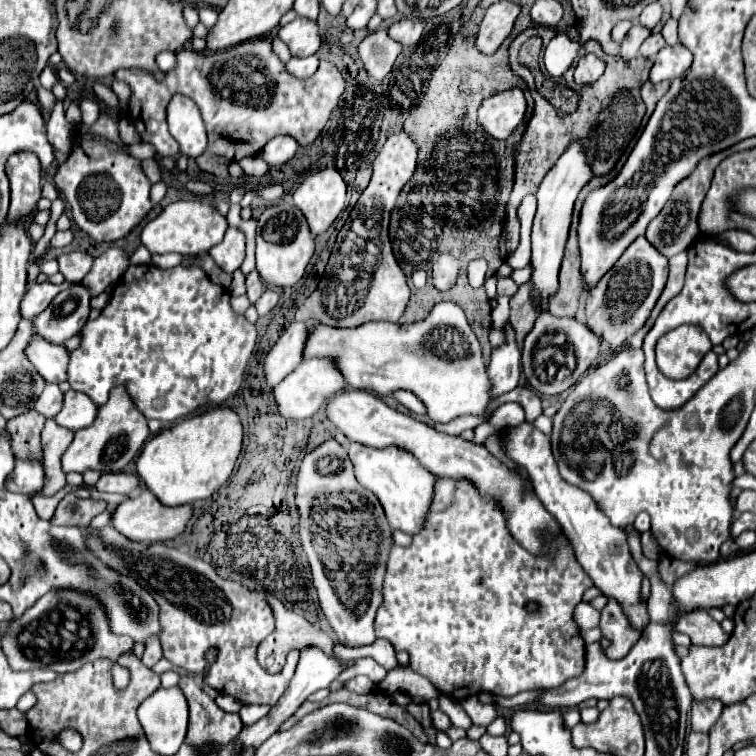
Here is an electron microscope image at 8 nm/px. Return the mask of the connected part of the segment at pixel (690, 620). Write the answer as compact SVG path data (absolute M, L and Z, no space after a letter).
M692 610L692 614L678 614L678 622L674 622L678 632L684 632L692 638L692 644L702 646L720 646L728 640L728 634L720 628L716 620L708 616L706 610Z

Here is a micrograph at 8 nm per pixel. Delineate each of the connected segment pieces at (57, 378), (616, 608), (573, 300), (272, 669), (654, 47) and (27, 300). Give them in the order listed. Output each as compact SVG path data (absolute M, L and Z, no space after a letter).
M34 336L30 346L26 348L26 354L42 374L42 378L46 378L46 382L58 384L66 380L66 366L70 362L70 352L66 350L66 346L52 344L40 336Z
M608 598L608 604L604 606L604 610L600 612L600 630L602 630L602 636L606 640L610 640L610 646L604 650L606 658L610 660L620 660L624 658L634 642L638 642L640 638L640 630L634 630L628 622L628 616L626 612L622 610L622 604L616 602L614 598Z
M576 202L570 236L568 236L566 250L564 250L564 254L572 254L572 266L560 268L558 294L554 294L554 298L550 298L550 312L554 312L556 316L574 316L578 310L578 302L582 298L580 256L578 256L578 240L576 240L576 226L578 226L580 208L582 208L582 202Z
M266 594L264 600L270 604L270 608L272 608L272 612L274 612L274 618L276 618L276 632L272 632L272 634L258 646L258 662L260 662L260 666L262 666L266 672L276 674L278 670L282 670L282 666L284 666L284 662L286 662L286 654L288 654L290 650L302 650L302 646L318 646L322 652L330 654L330 658L336 658L336 656L334 656L334 642L332 642L332 638L330 638L324 630L320 630L320 628L316 628L314 624L310 624L304 616L300 616L300 614L296 614L296 612L284 608L284 604L282 604L276 596Z
M652 32L652 34L644 40L644 44L640 46L640 54L646 56L646 58L654 58L664 46L666 46L664 36L662 36L660 32Z
M32 282L28 286L28 292L24 294L22 298L22 304L20 304L20 310L22 310L22 318L28 318L28 320L34 320L38 316L38 312L46 310L46 306L52 302L54 294L58 294L62 288L70 286L68 282L56 286L52 282Z

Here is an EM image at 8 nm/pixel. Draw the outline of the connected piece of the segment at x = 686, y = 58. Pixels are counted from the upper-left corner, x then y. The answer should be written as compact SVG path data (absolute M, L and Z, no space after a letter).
M682 44L666 46L654 60L654 66L650 70L650 82L658 84L662 80L674 80L682 76L692 64L692 54Z

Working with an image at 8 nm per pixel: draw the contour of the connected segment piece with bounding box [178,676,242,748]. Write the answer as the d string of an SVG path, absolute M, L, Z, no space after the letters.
M180 676L178 684L190 706L190 726L186 742L192 746L228 744L242 732L242 720L236 712L224 712L190 676Z

